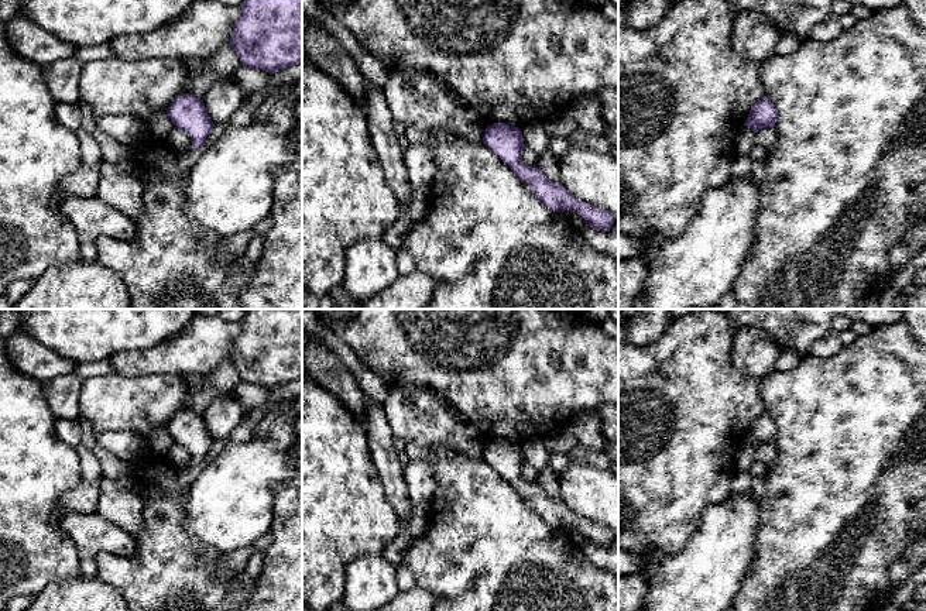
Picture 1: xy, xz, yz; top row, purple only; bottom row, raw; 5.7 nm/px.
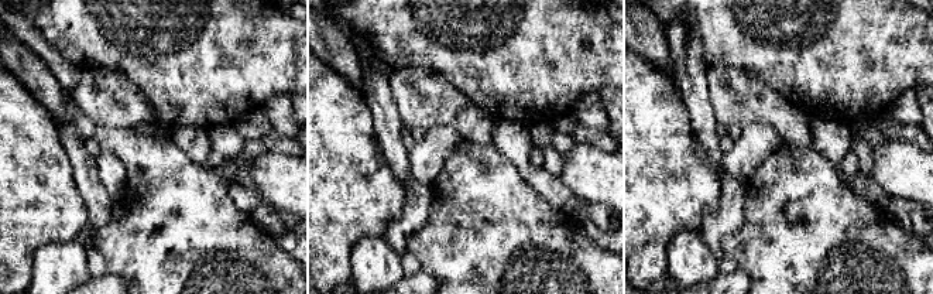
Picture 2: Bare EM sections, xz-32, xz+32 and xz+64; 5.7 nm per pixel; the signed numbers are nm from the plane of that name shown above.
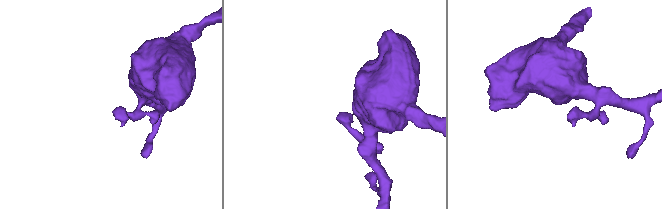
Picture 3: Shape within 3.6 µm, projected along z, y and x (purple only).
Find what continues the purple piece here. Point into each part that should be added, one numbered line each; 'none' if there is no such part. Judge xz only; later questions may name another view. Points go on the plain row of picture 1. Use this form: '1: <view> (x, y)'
none

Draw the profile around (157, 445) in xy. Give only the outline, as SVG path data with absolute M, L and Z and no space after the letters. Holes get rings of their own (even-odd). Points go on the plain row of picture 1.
M165 428L157 429L151 436L145 437L147 460L158 461L167 459L167 453L174 443L174 439Z

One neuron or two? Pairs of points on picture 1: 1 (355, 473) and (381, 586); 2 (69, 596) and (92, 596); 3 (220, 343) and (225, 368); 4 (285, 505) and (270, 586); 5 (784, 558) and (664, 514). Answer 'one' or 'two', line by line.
1: two
2: one
3: two
4: one
5: two

